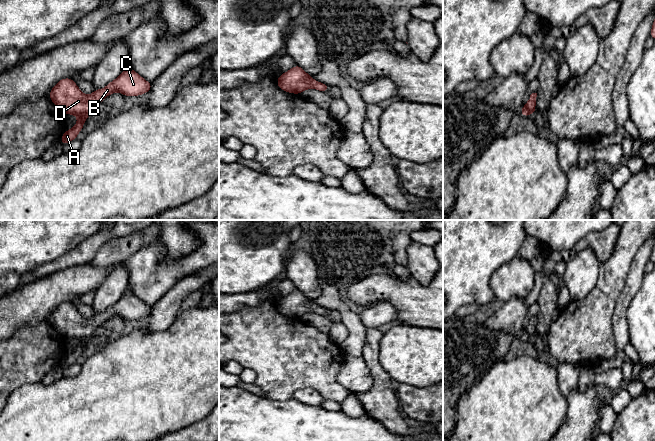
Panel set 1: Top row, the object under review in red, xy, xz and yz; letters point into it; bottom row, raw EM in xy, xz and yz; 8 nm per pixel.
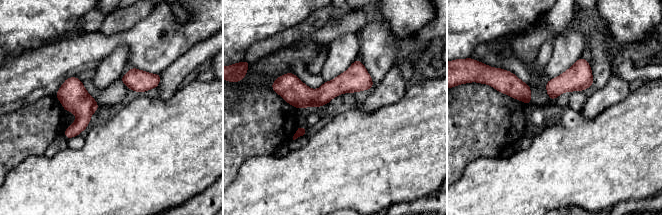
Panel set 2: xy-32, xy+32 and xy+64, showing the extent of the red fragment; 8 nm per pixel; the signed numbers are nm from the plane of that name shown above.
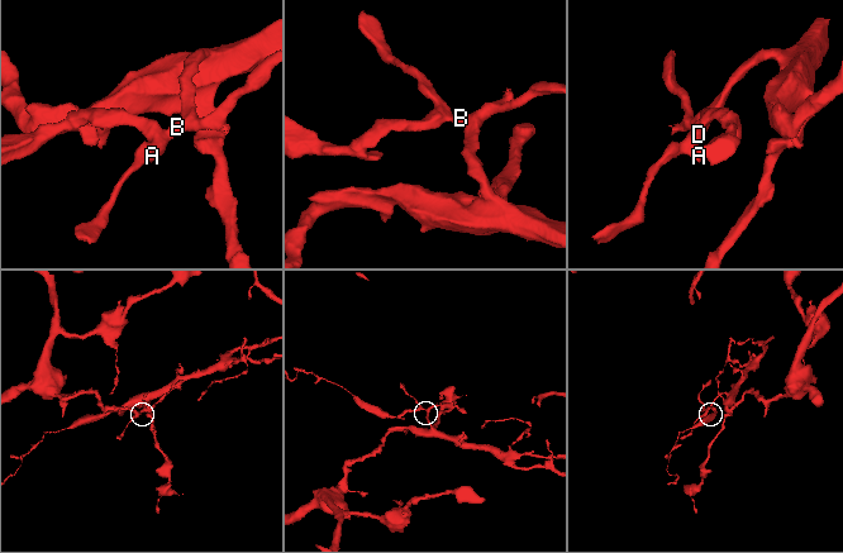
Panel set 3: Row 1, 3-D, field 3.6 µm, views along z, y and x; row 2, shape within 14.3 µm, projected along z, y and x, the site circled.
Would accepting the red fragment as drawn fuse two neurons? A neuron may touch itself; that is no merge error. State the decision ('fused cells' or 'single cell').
single cell

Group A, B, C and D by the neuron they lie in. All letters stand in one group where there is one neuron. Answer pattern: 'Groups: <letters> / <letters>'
Groups: A B C D

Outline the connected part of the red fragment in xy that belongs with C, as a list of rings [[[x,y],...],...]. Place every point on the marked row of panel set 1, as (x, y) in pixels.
[[[128,66],[105,88],[93,90],[89,97],[81,92],[71,78],[61,79],[49,92],[49,98],[63,115],[76,115],[78,121],[72,129],[64,131],[60,142],[66,145],[76,139],[84,127],[85,119],[94,115],[97,112],[96,107],[110,94],[118,91],[124,96],[139,96],[148,93],[152,84]]]

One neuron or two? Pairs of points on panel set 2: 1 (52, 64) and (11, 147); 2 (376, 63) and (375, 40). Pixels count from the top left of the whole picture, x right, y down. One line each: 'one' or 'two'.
1: two
2: one

